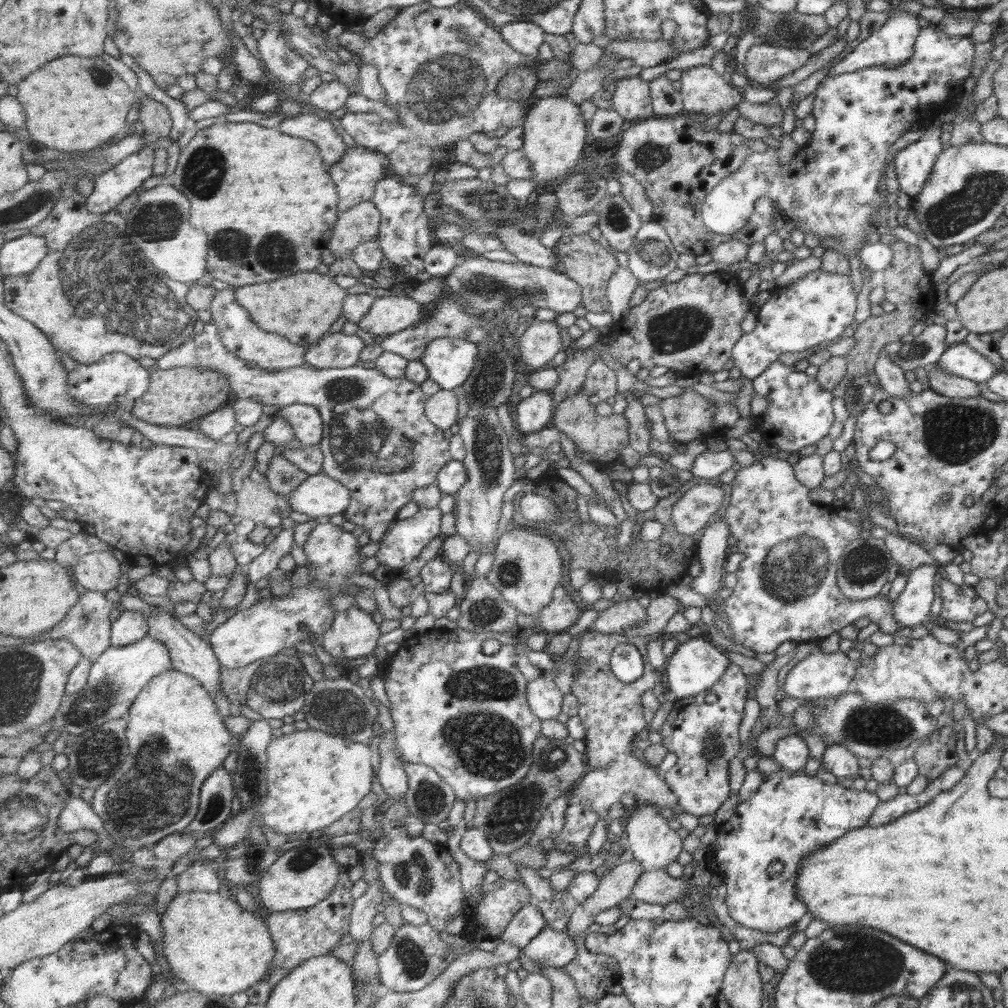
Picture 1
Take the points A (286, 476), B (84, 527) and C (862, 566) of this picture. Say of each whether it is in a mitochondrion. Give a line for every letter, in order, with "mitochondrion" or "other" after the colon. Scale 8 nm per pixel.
A: mitochondrion
B: other
C: mitochondrion

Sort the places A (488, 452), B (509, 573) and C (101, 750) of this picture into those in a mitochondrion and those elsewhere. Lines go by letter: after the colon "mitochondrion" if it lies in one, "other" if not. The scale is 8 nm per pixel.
A: mitochondrion
B: mitochondrion
C: mitochondrion

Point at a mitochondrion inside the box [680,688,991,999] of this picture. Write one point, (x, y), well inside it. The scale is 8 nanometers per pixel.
(846, 961)

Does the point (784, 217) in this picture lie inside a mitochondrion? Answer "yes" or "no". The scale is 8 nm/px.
no

